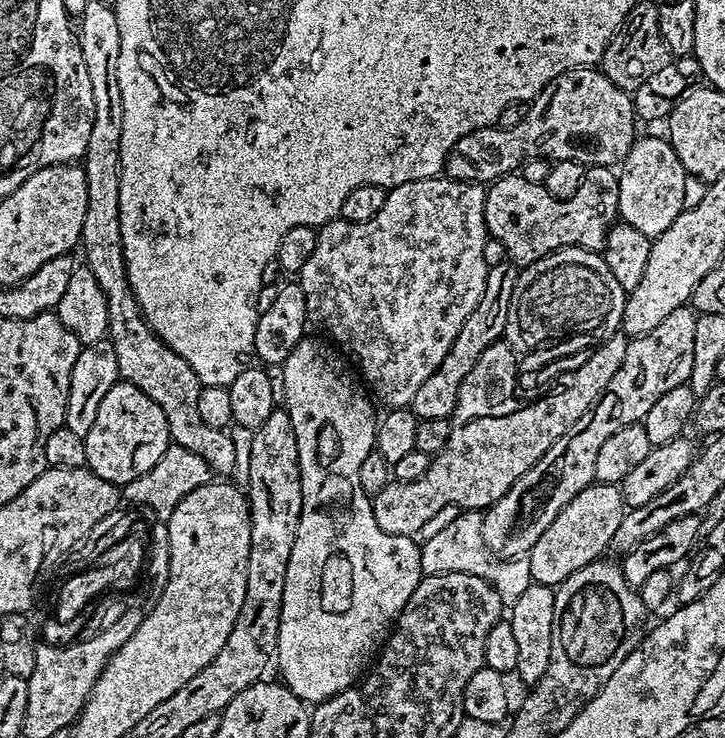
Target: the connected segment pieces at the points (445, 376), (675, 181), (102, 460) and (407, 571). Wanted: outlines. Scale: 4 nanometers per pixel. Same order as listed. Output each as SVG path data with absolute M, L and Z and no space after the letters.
M511 262L503 263L493 263L489 267L486 286L482 290L482 298L478 306L474 306L474 314L470 314L470 318L466 318L466 323L462 325L462 330L458 330L458 338L454 338L454 346L446 354L442 366L438 366L438 370L434 370L434 374L430 374L426 382L422 382L418 394L414 394L410 407L417 420L449 419L456 408L458 390L466 374L470 374L474 362L482 358L486 346L497 343L503 337L506 318L510 314L510 298L514 298L514 286L520 277L520 268L517 265Z
M641 135L624 157L623 168L624 172L619 173L619 219L634 226L634 230L642 230L642 234L649 238L662 235L674 222L674 218L678 218L678 214L685 209L686 182L690 177L681 169L678 154L674 154L667 139Z
M117 382L106 393L106 398L102 398L94 426L90 426L83 437L87 467L98 474L98 478L106 478L117 486L134 482L134 478L146 474L146 470L162 458L170 443L166 414L162 414L162 410L158 410L158 406L138 390L138 386L123 382Z
M311 338L300 340L298 346L294 346L294 350L290 350L290 354L284 359L282 365L282 371L284 371L282 404L290 414L290 422L294 422L304 501L302 502L302 514L298 518L298 534L294 538L294 550L290 550L290 562L286 565L286 586L282 590L282 614L280 615L278 642L274 657L275 667L280 667L281 677L279 676L279 679L284 687L289 688L300 700L312 706L321 704L322 701L328 700L340 692L345 692L347 688L353 687L365 675L366 669L377 659L380 649L384 647L396 623L396 618L406 606L410 594L414 594L414 590L422 579L420 544L410 536L386 534L386 530L382 530L382 526L378 526L378 522L374 522L371 499L362 490L360 467L362 462L366 462L366 454L370 454L376 447L378 415L376 416L375 410L372 409L373 397L366 391L365 385L358 379L357 373L350 367L349 361L347 359L344 361L339 356L341 353L331 343L325 342L323 339L320 340L311 340Z

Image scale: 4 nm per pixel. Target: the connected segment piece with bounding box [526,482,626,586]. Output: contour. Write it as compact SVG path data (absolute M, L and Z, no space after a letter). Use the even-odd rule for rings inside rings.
M588 484L546 526L542 538L534 542L526 559L530 562L530 574L538 584L558 586L570 574L582 570L582 566L593 564L609 551L614 530L618 530L618 522L622 522L626 509L619 487L615 484Z

